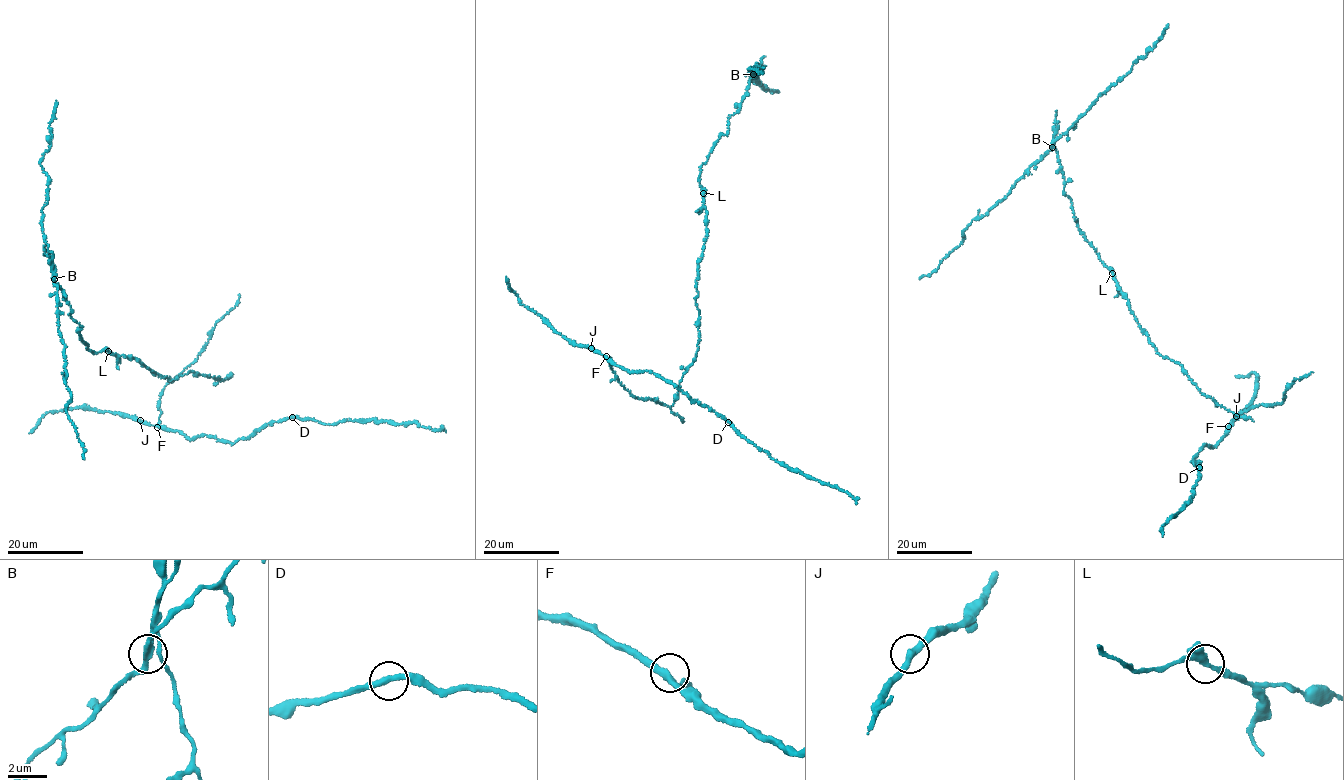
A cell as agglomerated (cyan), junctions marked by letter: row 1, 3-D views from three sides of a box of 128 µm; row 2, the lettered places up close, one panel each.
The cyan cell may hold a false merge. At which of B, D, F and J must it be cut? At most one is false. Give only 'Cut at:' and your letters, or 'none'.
Cut at: B

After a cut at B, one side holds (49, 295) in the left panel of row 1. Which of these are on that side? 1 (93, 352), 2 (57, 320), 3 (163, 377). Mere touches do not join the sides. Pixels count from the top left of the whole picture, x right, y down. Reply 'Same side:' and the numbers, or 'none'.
Same side: 2

